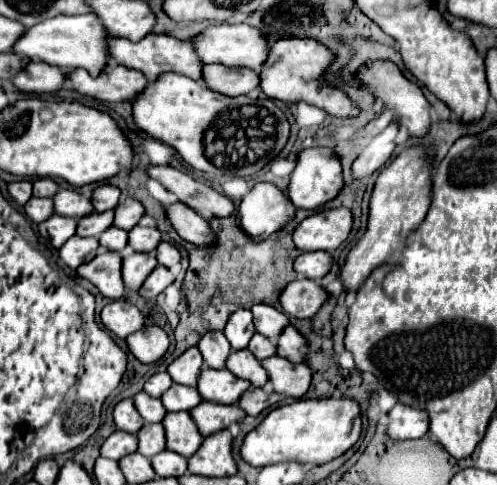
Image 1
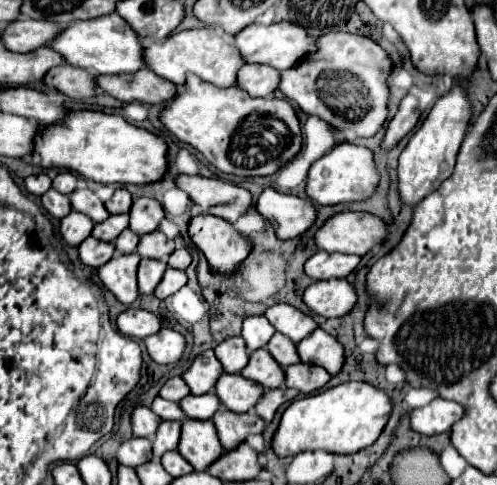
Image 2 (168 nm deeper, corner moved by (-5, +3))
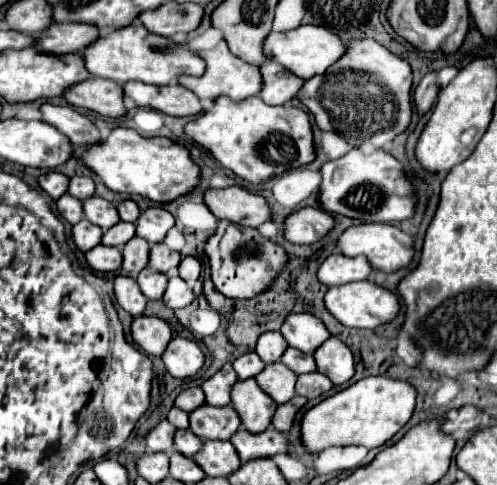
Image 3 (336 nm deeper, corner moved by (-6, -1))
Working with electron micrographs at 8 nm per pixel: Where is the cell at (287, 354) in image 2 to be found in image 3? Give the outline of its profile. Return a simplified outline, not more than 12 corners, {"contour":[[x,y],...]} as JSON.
{"contour":[[286,348],[280,358],[292,372],[314,372],[310,354]]}

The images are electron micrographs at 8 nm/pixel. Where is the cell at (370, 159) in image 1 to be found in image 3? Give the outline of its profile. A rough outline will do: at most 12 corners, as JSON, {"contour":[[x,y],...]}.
{"contour":[[436,72],[414,90],[414,108],[426,114],[438,96]]}

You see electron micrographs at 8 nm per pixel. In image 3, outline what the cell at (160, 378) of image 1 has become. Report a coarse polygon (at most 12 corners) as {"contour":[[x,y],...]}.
{"contour":[[202,388],[182,390],[174,406],[184,412],[204,404]]}

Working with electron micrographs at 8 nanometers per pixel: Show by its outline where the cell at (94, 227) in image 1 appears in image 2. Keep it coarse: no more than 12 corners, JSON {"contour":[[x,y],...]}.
{"contour":[[127,214],[109,216],[95,224],[91,236],[115,240],[127,226]]}

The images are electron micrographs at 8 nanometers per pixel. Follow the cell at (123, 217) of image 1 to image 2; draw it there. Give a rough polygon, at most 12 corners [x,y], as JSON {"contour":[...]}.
{"contour":[[155,198],[133,202],[129,228],[143,236],[159,228],[165,212]]}

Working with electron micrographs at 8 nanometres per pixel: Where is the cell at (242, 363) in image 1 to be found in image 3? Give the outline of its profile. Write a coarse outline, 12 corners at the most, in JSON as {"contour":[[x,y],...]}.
{"contour":[[282,362],[266,364],[256,382],[282,404],[294,396],[296,374]]}

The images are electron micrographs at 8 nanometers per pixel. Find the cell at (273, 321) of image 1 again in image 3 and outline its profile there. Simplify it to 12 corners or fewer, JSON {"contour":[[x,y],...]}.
{"contour":[[290,314],[280,332],[288,346],[312,354],[330,338],[312,314]]}

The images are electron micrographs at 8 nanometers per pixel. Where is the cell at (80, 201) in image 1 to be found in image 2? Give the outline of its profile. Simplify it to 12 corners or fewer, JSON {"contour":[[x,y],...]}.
{"contour":[[75,190],[71,206],[95,224],[109,218],[95,192]]}

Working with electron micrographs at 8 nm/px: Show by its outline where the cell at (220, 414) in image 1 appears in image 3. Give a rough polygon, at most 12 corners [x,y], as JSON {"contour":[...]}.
{"contour":[[238,430],[230,442],[242,462],[288,452],[284,434]]}

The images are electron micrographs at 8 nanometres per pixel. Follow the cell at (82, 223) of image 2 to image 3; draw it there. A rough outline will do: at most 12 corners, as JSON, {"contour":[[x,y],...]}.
{"contour":[[86,218],[72,226],[72,240],[82,252],[98,246],[102,230]]}

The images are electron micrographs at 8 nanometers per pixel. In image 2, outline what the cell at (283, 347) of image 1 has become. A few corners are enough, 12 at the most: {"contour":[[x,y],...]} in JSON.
{"contour":[[317,328],[297,344],[301,362],[339,374],[343,344]]}

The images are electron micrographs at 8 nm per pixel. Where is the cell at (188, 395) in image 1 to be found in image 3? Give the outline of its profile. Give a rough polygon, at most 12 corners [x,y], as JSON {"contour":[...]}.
{"contour":[[202,404],[188,416],[202,440],[228,440],[240,428],[232,406]]}

